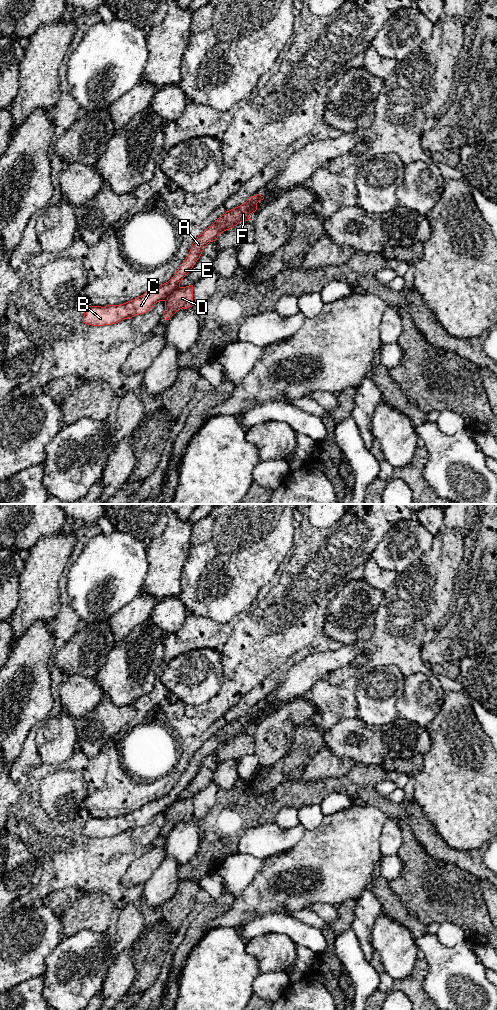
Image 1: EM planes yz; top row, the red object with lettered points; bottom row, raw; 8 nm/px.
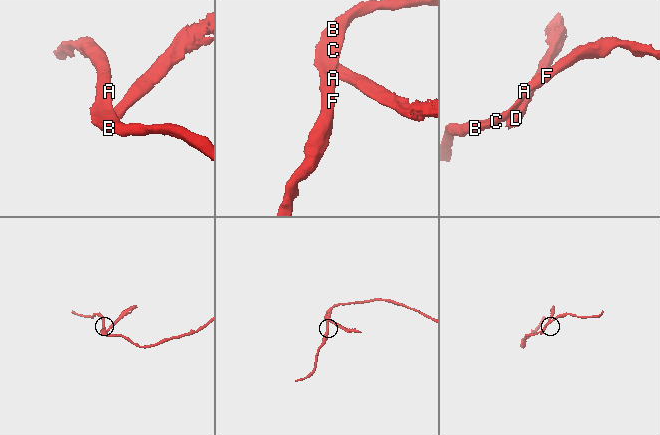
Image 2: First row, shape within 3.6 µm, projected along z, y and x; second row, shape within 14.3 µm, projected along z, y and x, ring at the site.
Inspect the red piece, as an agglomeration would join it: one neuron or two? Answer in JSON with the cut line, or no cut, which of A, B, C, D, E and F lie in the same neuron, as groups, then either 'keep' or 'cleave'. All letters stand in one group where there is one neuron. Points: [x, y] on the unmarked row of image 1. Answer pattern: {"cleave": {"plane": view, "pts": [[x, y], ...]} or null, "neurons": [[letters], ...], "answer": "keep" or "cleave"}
{"cleave": {"plane": "yz", "pts": [[179, 798], [164, 812]]}, "neurons": [["A", "B", "C", "E", "F"], ["D"]], "answer": "cleave"}

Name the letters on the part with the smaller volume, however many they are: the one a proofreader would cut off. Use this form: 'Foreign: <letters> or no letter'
Foreign: D

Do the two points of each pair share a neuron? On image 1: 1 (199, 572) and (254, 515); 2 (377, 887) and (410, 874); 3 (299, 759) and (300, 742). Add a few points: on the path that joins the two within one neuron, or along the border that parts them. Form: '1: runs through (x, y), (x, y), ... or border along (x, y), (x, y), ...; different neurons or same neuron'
1: runs through (213, 558), (241, 529); same neuron
2: border along (388, 881), (389, 887), (401, 903); different neurons
3: runs through (299, 755), (300, 746); same neuron

